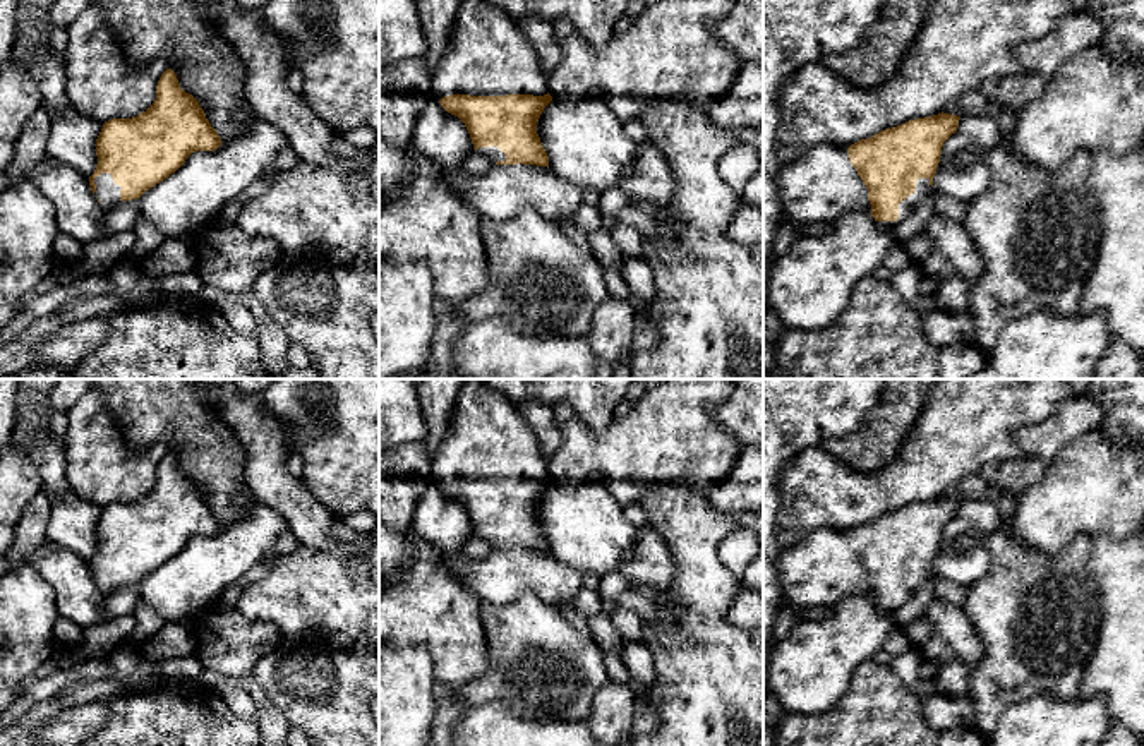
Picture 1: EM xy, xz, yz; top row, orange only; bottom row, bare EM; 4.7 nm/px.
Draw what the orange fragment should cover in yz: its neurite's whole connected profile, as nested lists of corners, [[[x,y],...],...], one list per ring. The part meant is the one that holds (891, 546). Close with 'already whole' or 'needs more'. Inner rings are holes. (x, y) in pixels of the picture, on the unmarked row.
[[[942,496],[885,513],[847,533],[837,528],[813,532],[780,552],[777,566],[784,602],[792,607],[796,621],[801,621],[808,609],[834,609],[847,597],[870,595],[878,612],[892,616],[931,578],[943,526],[957,516],[959,504],[960,501]]] | needs more

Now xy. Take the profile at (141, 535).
[[[166,453],[158,465],[156,484],[146,496],[103,508],[89,569],[101,592],[110,595],[168,563],[192,537],[220,530],[221,523],[199,485]]] | needs more

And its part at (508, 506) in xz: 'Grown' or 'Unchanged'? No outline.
Grown

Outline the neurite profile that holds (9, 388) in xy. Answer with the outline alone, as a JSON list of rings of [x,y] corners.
[[[0,379],[0,454],[10,446],[15,429],[17,379]]]

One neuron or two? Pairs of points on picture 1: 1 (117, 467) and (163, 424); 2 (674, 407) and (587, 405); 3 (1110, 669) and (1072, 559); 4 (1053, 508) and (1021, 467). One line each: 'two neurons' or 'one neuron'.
1: two neurons
2: two neurons
3: two neurons
4: two neurons

